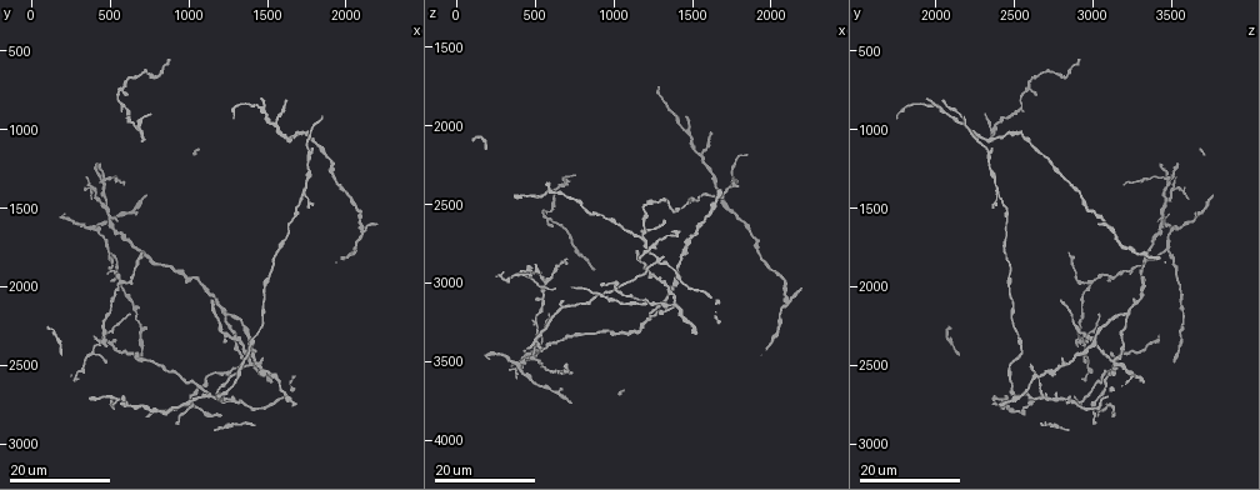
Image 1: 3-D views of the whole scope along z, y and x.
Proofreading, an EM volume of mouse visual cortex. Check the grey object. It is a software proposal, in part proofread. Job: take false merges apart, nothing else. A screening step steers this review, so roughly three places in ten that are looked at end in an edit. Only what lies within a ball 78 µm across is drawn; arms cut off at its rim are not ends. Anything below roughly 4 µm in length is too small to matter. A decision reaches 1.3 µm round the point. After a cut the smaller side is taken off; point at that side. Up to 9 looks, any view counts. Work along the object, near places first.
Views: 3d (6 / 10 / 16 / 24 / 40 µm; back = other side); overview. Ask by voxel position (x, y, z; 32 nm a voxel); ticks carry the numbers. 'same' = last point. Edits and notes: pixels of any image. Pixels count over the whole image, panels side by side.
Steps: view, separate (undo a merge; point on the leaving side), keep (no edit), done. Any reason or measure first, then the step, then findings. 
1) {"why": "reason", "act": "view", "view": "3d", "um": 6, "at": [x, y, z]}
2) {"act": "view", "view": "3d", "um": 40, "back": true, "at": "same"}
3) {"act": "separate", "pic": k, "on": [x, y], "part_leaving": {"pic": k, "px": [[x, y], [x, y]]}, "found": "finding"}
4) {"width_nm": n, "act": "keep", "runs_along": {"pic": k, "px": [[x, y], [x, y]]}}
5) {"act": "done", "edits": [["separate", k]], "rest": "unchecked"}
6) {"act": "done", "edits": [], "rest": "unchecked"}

{"act": "view", "view": "3d", "um": 16, "at": [500, 1780, 3480]}

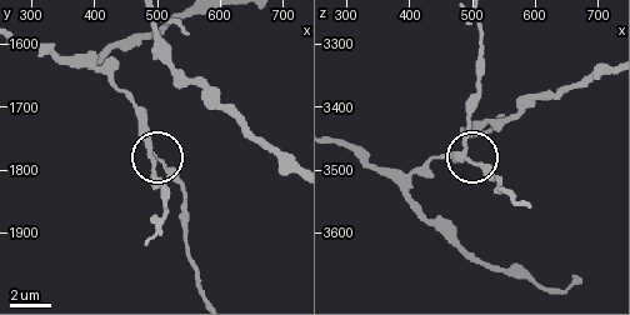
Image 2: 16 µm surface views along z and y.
{"act": "view", "view": "3d", "um": 10, "at": "same"}

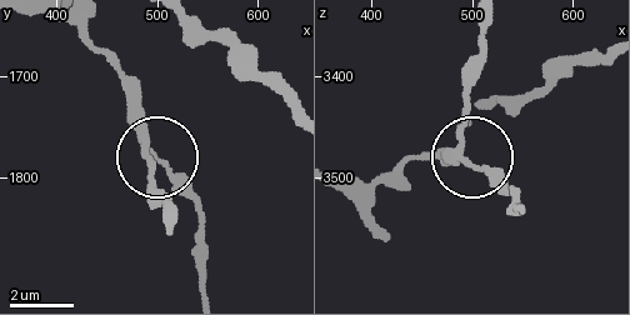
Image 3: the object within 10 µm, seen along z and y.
{"arms": 3, "act": "keep", "found": "continuous, no second cell"}

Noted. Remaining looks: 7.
{"why": "three arms meet", "act": "view", "view": "3d", "um": 16, "at": [1380, 2460, 3120]}

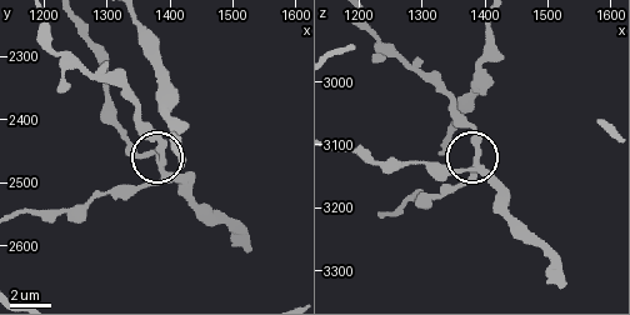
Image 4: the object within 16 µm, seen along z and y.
{"act": "view", "view": "3d", "um": 6, "at": [1380, 2470, 3130]}

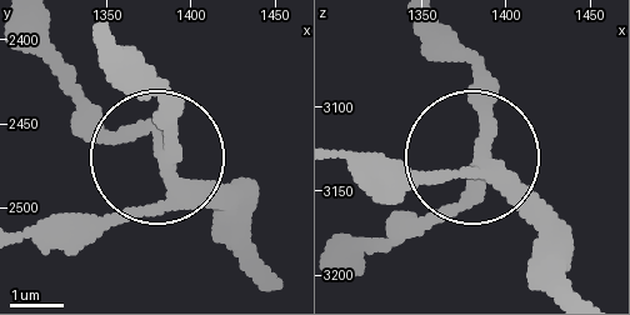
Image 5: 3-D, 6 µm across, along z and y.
{"side_arm_um": 20, "act": "keep", "runs_along": {"pic": 5, "px": [[338, 158], [481, 170], [476, 54]]}, "found": "continuous, no second cell"}

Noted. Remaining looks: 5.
{"why": "looks like a crossing", "act": "view", "view": "3d", "um": 16, "at": [1280, 2720, 2860]}

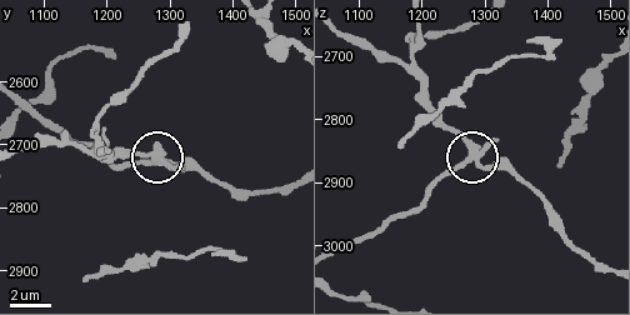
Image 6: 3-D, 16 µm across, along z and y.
{"act": "view", "view": "3d", "um": 6, "at": [1280, 2730, 2865]}

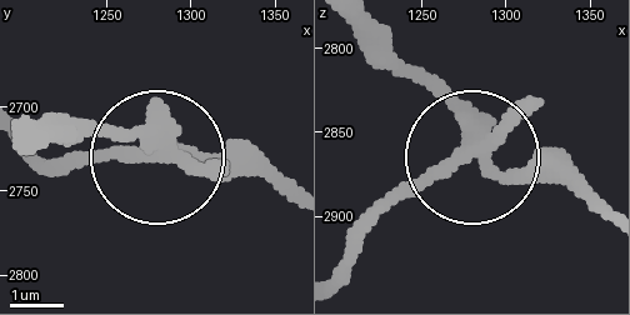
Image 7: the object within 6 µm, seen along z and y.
{"width_nm": 300, "act": "keep", "runs_along": {"pic": 7, "px": [[371, 24], [451, 105], [479, 154], [595, 195]]}, "found": "continuous, no second cell"}

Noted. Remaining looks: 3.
{"why": "a narrow waist", "act": "view", "view": "3d", "um": 24, "at": [460, 2320, 2900]}

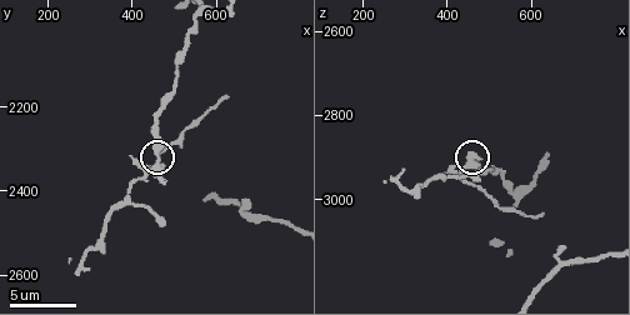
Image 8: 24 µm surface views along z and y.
{"why": "zoom in", "act": "view", "view": "3d", "um": 6, "at": "same"}

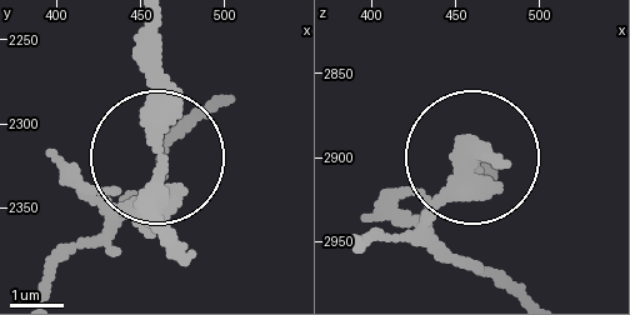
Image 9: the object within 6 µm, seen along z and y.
{"act": "separate", "pic": 9, "on": [80, 198], "part_leaving": {"pic": 9, "px": [[454, 185], [360, 248]]}, "found": "a second cell is stuck on"}

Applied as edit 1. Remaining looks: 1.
{"act": "done", "edits": [["separate", 9]], "rest": "unchecked"}

